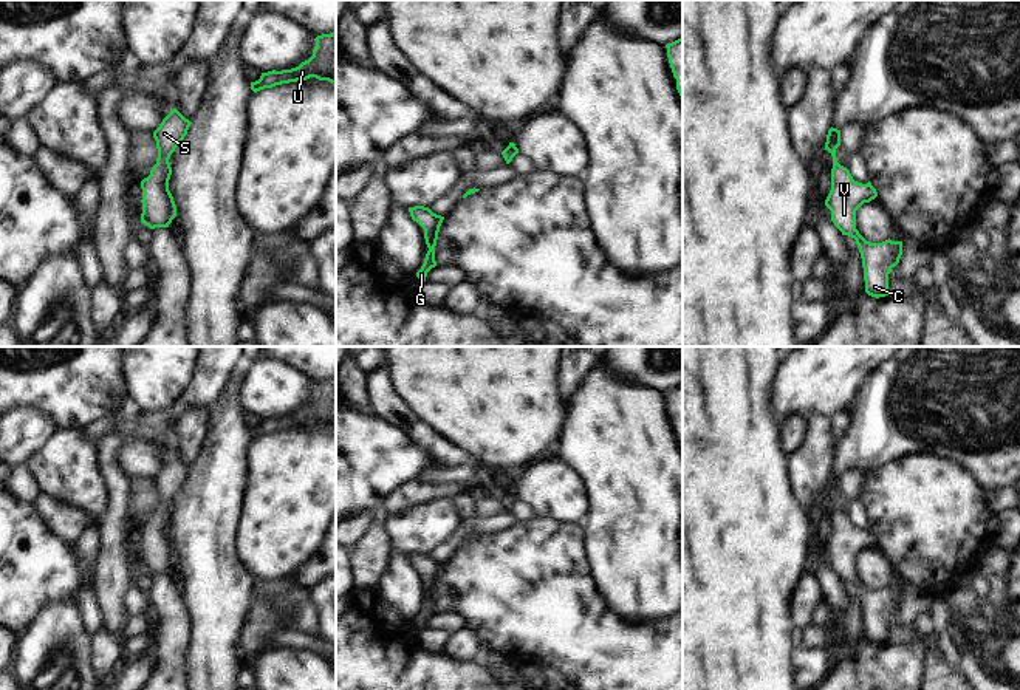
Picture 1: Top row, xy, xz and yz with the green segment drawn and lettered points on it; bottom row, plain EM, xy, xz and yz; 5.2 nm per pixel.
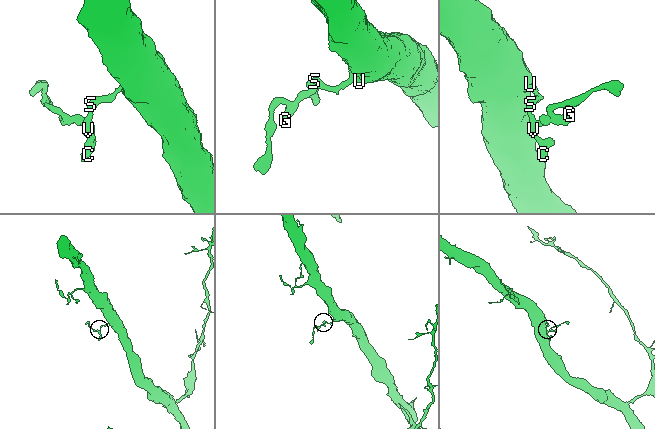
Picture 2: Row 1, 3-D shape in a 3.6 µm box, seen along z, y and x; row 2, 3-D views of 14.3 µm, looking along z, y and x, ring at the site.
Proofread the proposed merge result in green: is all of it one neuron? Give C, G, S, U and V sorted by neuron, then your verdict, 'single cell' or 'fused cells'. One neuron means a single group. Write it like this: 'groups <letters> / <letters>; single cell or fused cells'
groups C G S U V; single cell

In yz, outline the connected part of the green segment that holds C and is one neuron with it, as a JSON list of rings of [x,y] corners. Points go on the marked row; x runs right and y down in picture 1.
[[[830,128],[825,150],[833,156],[831,190],[825,206],[831,210],[831,221],[842,232],[856,240],[861,252],[865,292],[871,297],[888,295],[888,274],[899,263],[902,241],[867,241],[856,229],[856,210],[878,196],[876,189],[853,179],[850,170],[837,162],[836,149],[840,145],[840,130]]]

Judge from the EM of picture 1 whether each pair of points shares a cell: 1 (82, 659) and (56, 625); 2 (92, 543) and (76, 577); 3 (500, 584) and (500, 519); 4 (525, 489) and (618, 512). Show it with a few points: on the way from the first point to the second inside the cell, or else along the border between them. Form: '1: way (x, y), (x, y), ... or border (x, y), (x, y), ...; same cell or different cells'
1: way (75, 652), (58, 633); same cell
2: border (73, 543), (81, 567), (93, 574); different cells
3: border (517, 523), (480, 536); different cells
4: border (578, 472), (585, 481), (590, 500), (584, 522); different cells

